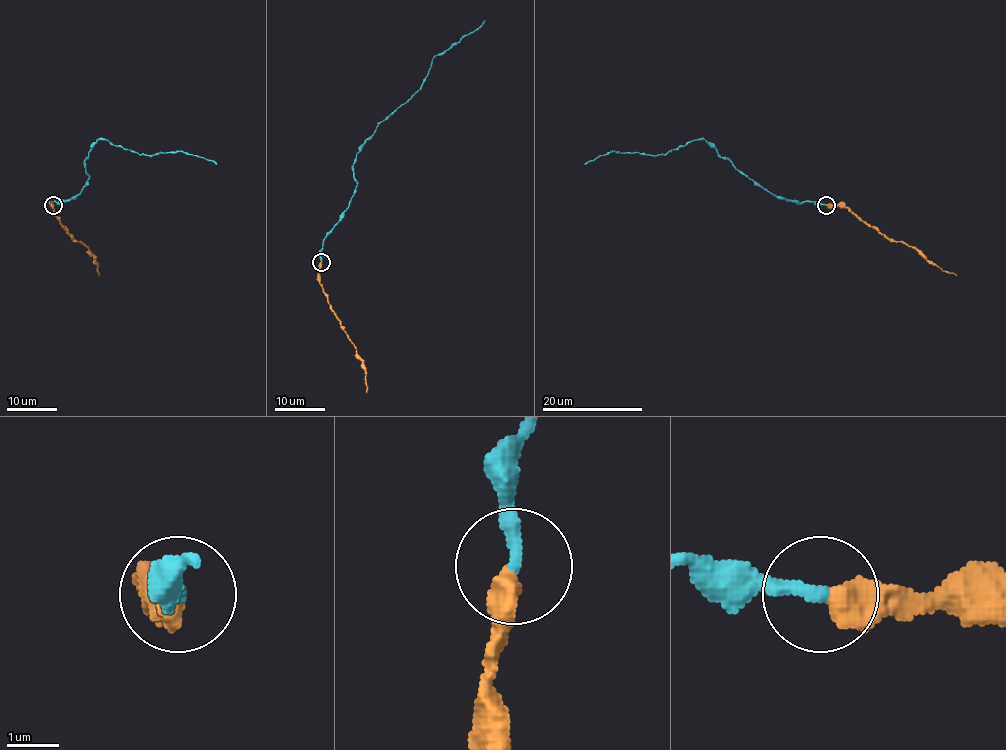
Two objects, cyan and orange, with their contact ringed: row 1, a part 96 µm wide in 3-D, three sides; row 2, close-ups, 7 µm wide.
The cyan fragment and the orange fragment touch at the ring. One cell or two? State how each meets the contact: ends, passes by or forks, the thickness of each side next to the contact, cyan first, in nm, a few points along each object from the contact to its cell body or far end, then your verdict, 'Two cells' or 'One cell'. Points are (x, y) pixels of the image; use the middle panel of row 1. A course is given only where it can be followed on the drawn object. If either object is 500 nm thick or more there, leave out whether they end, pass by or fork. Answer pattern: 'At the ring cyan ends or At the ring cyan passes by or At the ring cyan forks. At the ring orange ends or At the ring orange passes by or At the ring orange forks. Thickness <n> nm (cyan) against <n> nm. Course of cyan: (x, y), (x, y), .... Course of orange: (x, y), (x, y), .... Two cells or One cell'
Thickness 280 nm (cyan) against 500 nm. Course of cyan: (321, 262), (326, 234), (353, 195), (357, 184), (353, 163), (359, 148), (416, 92), (431, 61), (485, 21). Course of orange: (321, 262), (319, 283), (331, 311), (341, 322), (362, 361), (367, 392). Two cells

